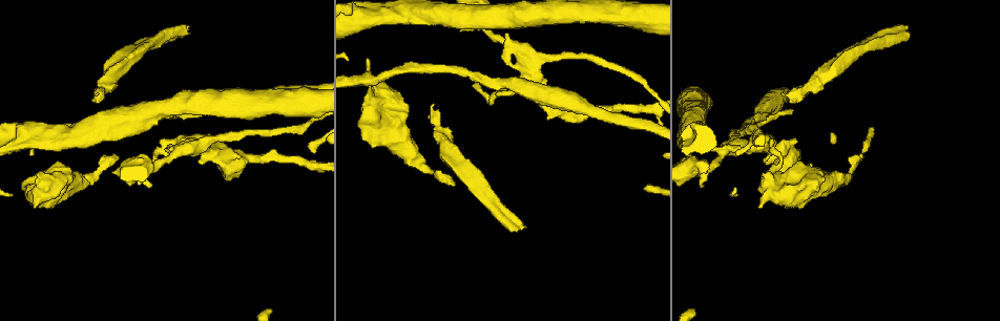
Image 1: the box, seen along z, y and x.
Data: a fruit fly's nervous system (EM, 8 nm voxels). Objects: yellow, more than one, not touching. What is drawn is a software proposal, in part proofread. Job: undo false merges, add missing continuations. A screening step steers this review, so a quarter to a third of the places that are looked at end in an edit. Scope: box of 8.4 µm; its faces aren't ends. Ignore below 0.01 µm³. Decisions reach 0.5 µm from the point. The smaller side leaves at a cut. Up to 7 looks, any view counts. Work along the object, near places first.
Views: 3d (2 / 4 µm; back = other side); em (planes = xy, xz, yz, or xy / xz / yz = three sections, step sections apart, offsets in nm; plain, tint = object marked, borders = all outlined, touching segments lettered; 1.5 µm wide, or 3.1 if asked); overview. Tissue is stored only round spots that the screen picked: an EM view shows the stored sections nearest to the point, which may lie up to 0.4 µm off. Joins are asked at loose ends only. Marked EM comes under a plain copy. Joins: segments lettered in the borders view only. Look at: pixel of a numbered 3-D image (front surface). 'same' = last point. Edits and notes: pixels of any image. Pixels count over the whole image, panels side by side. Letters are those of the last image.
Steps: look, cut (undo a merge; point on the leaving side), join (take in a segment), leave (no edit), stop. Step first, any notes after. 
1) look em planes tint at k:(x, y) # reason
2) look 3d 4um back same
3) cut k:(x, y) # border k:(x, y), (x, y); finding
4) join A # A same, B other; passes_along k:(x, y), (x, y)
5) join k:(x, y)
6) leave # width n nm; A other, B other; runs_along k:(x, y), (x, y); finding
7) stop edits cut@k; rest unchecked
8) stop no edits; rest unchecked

look 3d 2um at 1:(795, 140) # thick end

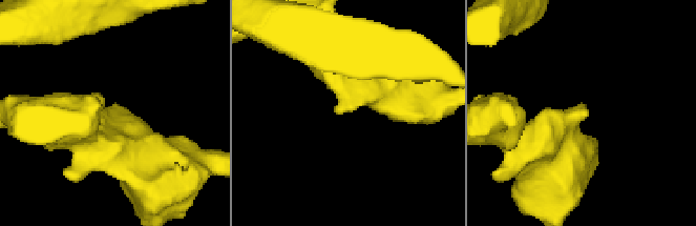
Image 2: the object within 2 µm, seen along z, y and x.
look em planes borders at 2:(585, 112) # now the EM

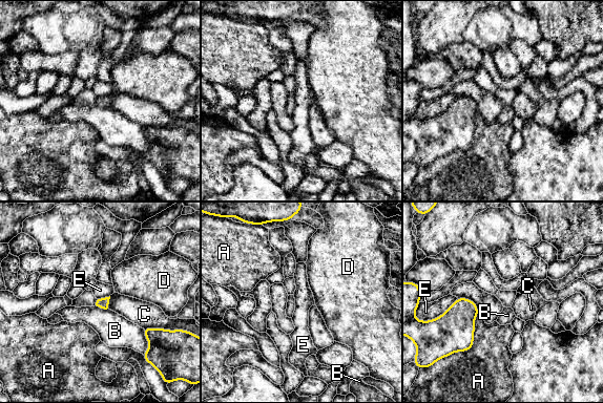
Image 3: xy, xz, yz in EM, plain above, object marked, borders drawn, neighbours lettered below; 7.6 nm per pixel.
leave # A other, B other, C other, D other, E other; border 3:(143, 327), (165, 327), (169, 331); none of them fits

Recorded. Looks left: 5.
look 3d 4um at 1:(76, 182) # sudden change in width

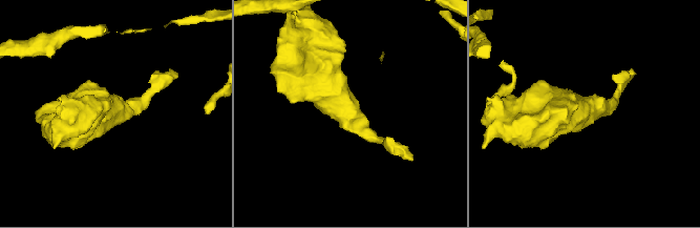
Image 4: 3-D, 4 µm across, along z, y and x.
look em xy step 4 tint at 4:(596, 106) # now the EM

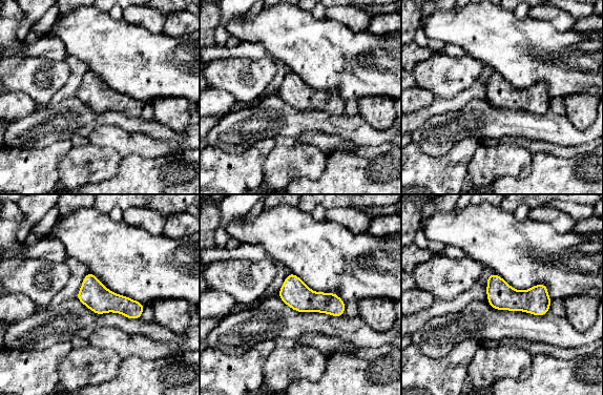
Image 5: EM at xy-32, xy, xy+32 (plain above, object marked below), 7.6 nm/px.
look em planes borders same # cut it another way

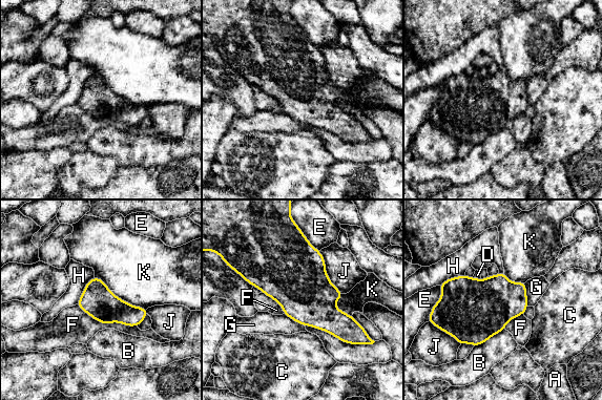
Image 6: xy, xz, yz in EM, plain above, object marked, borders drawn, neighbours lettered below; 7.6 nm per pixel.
leave # A other, B other, C other, D other, E other, F other, G other, H other, J other, K other; border 6:(95, 276), (117, 296), (146, 309); all the same neuron

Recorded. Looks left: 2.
look 3d 2um at 1:(736, 152) # branch stops here

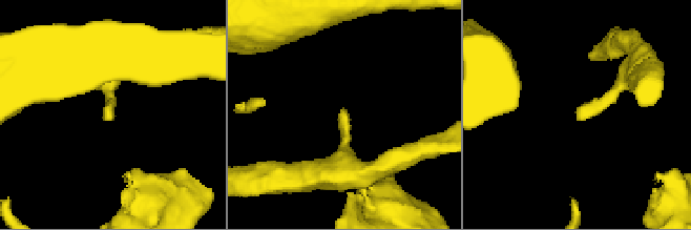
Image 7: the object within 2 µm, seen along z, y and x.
look em planes borders at 7:(579, 114)

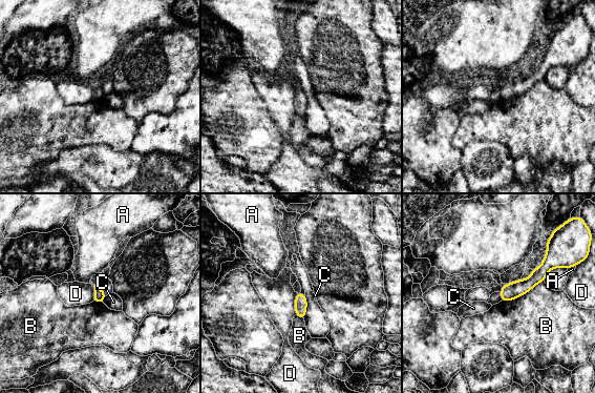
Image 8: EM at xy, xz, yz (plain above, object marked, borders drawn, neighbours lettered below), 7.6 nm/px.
leave # longest_contact B 380 nm; A other, B other, C other, D other; no lettered segment goes on from it

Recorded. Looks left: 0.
stop no edits; rest unchecked

